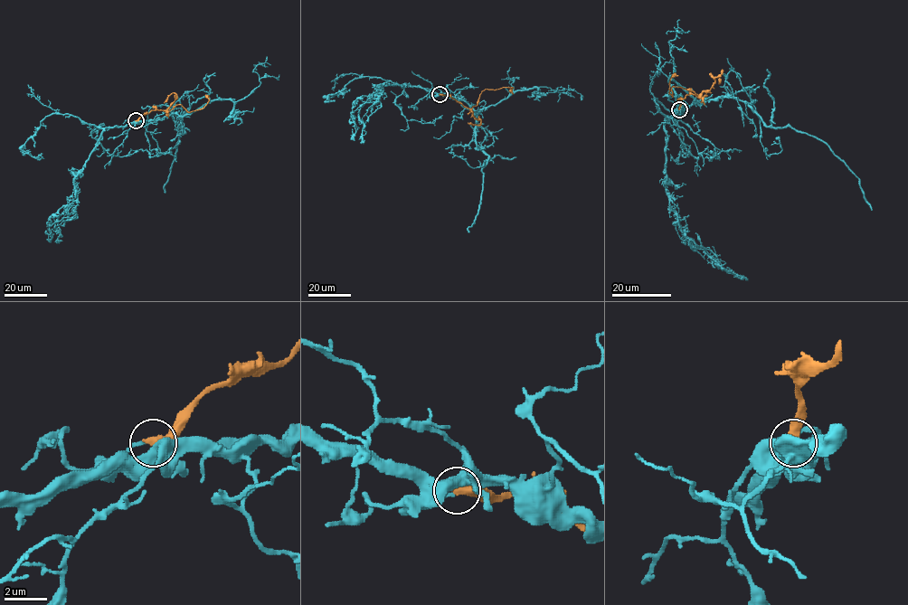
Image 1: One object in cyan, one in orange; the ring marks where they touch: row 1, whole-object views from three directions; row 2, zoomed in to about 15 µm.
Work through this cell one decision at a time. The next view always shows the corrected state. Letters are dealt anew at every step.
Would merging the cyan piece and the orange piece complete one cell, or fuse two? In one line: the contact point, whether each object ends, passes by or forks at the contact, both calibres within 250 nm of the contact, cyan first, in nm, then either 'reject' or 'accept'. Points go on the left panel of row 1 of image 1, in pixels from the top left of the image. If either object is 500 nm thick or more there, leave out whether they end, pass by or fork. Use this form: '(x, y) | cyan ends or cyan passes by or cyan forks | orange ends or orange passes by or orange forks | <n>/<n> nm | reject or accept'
(136, 120) | cyan ends | orange ends | 140/480 nm | reject

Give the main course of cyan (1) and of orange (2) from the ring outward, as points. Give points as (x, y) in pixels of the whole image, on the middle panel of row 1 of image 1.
1: (439, 95), (449, 93), (468, 105), (476, 115), (476, 145), (488, 156), (482, 168), (479, 210), (468, 232)
2: (439, 94), (450, 96), (471, 108), (486, 89), (511, 87), (513, 93)

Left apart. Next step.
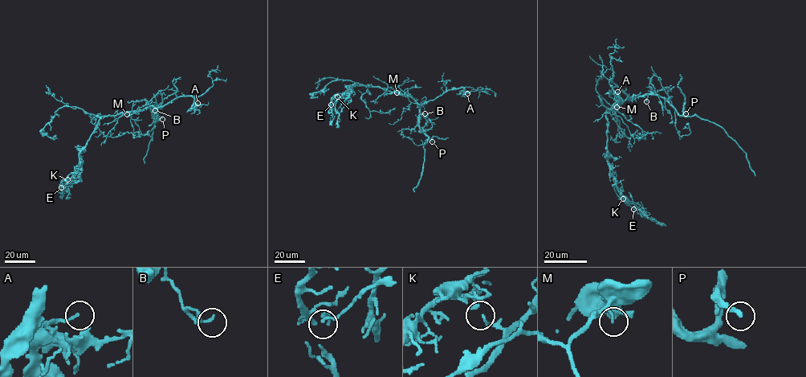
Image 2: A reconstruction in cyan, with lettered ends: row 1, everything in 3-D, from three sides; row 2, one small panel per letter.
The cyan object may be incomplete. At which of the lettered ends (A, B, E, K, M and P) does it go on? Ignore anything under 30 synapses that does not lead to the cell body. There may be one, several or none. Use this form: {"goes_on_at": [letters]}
{"goes_on_at": []}

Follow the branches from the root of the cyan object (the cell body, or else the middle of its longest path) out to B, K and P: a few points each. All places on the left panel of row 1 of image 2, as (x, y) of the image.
B: (126, 112), (142, 110), (150, 105), (155, 110)
K: (126, 112), (100, 119), (79, 154), (81, 168), (67, 179)
P: (126, 112), (142, 110), (149, 105), (150, 110), (158, 120), (160, 116), (162, 119)

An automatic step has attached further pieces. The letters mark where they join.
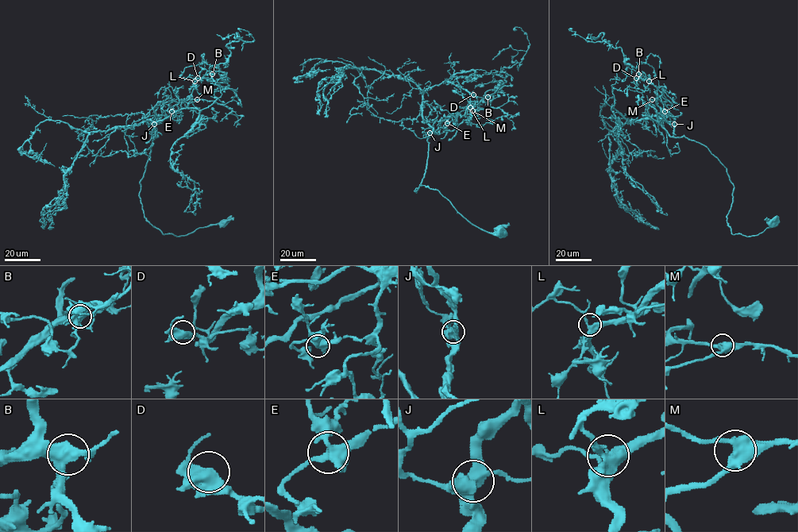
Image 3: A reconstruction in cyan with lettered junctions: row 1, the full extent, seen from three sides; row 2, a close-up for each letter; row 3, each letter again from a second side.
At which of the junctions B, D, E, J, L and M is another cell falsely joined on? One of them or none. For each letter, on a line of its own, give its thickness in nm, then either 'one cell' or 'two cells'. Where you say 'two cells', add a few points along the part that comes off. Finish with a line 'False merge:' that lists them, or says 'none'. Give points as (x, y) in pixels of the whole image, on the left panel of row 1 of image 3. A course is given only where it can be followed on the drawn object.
B: 440 nm | one cell
D: 480 nm | one cell
E: 440 nm | one cell
J: 500 nm | one cell
L: 400 nm | one cell
M: 460 nm | one cell
False merge: none

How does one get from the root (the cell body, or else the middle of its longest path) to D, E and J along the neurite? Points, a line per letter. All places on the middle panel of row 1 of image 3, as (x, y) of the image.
D: (498, 231), (471, 224), (437, 190), (414, 191), (430, 132), (452, 131), (487, 100), (473, 94)
E: (498, 231), (471, 224), (437, 190), (414, 191), (431, 125), (456, 115), (447, 123)
J: (498, 231), (488, 233), (471, 224), (437, 190), (420, 185), (414, 191), (424, 175), (429, 132)

